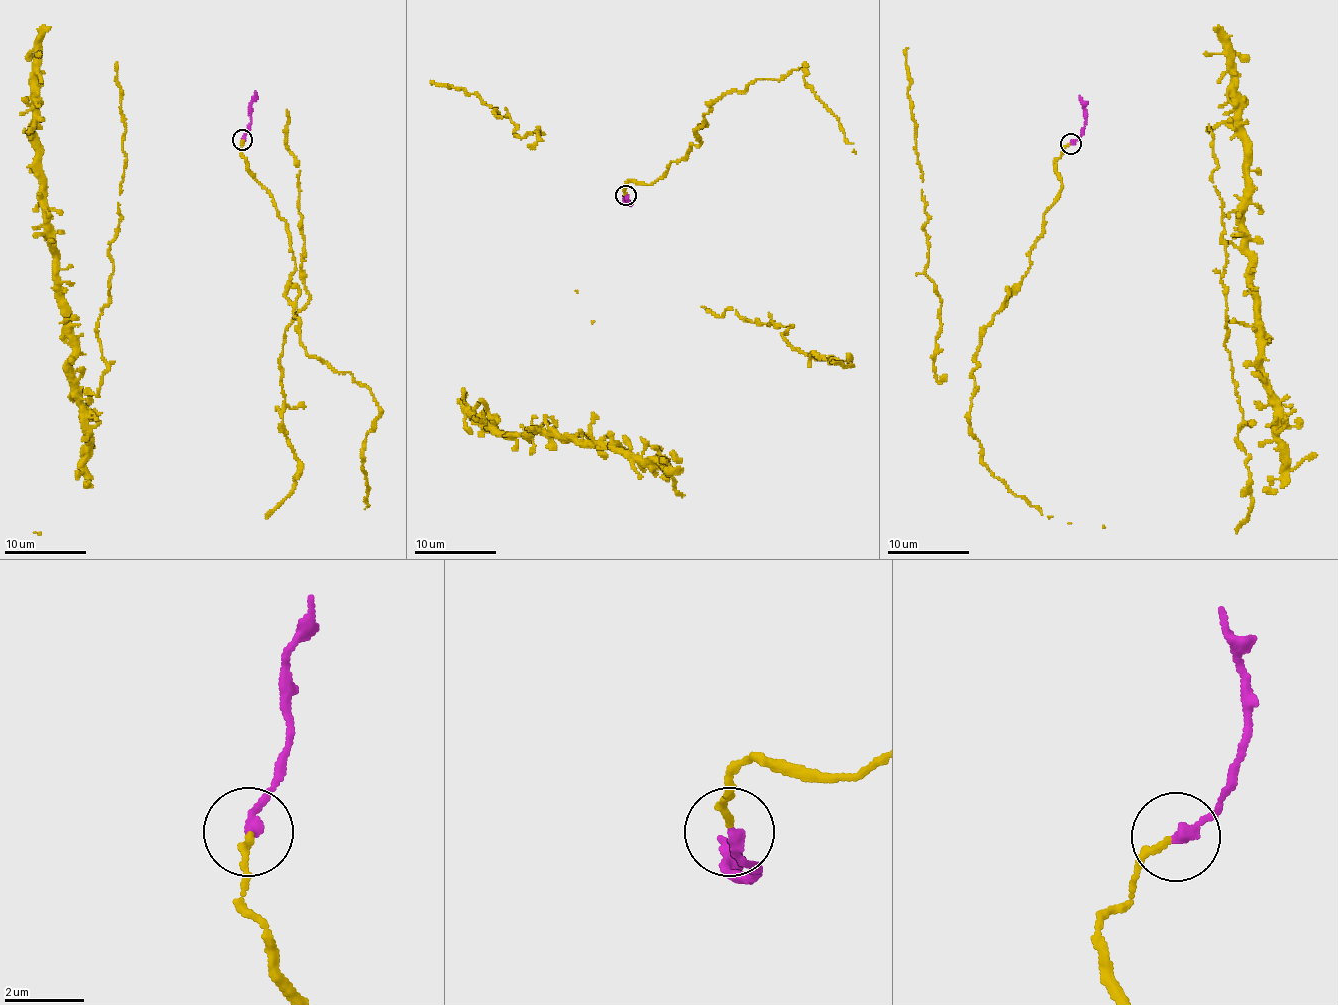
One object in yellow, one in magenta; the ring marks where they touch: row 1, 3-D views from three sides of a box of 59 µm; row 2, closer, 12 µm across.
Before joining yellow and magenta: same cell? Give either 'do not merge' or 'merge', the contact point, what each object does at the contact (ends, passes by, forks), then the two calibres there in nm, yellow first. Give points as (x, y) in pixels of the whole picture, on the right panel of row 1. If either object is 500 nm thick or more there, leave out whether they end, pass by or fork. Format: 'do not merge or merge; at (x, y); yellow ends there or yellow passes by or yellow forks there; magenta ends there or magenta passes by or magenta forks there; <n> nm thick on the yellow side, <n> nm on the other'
merge; at (1071, 143); yellow ends there; magenta ends there; 170 nm thick on the yellow side, 300 nm on the other

